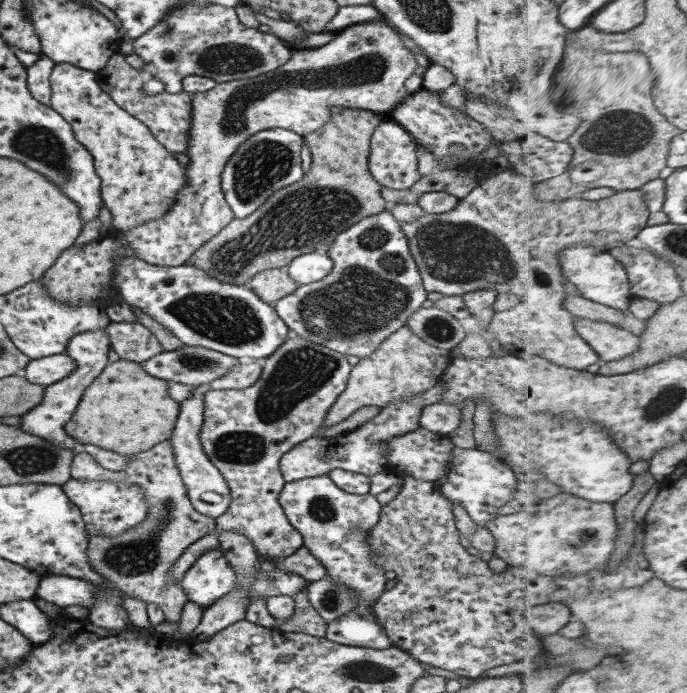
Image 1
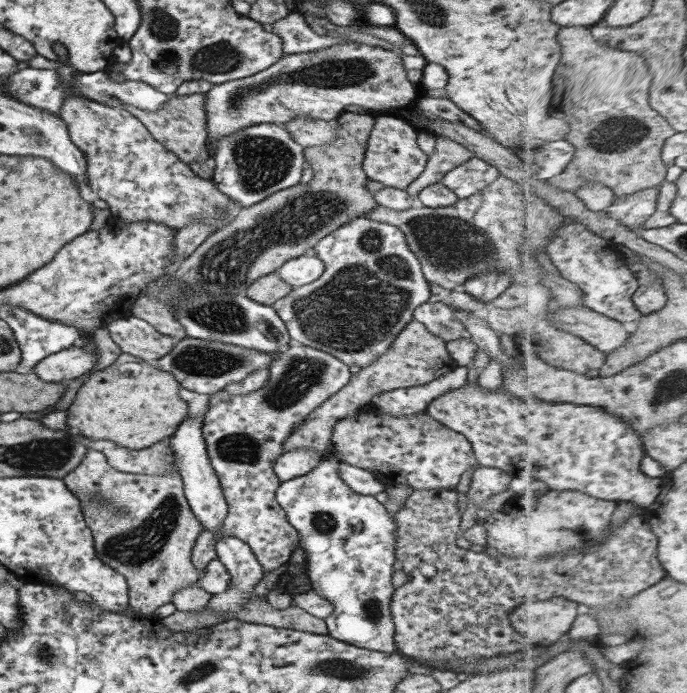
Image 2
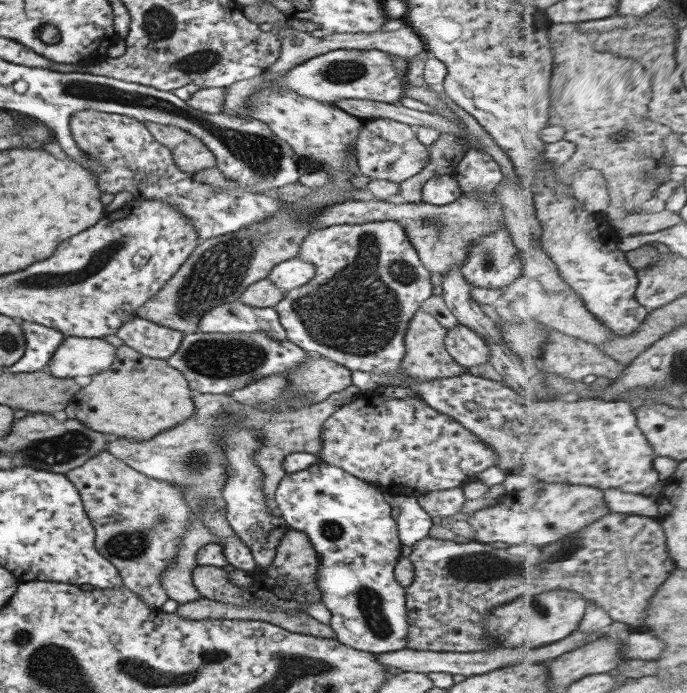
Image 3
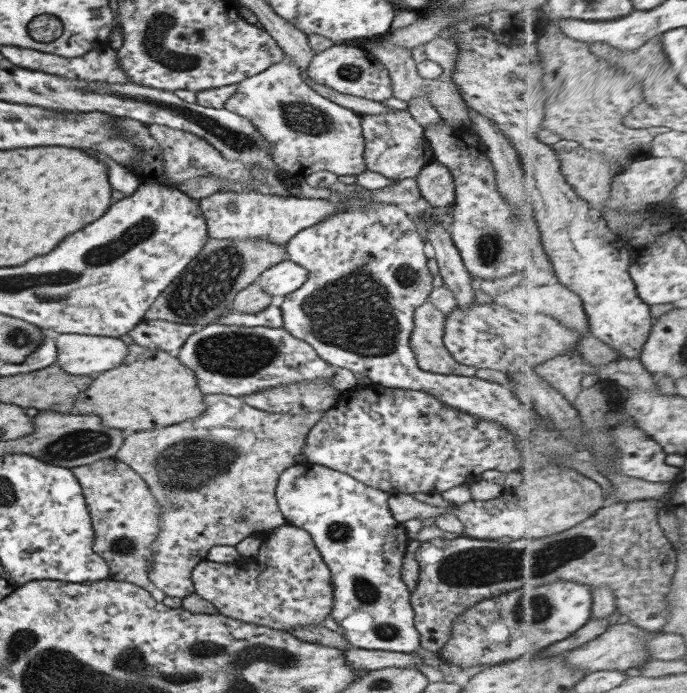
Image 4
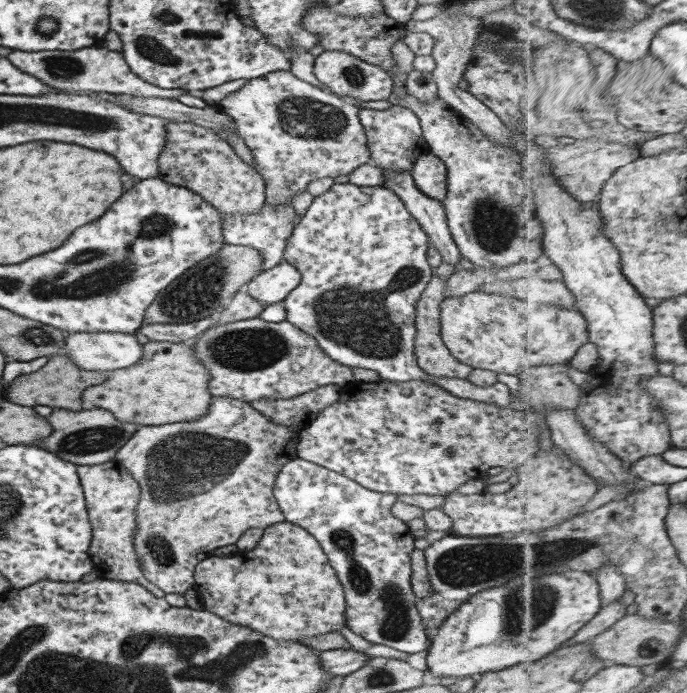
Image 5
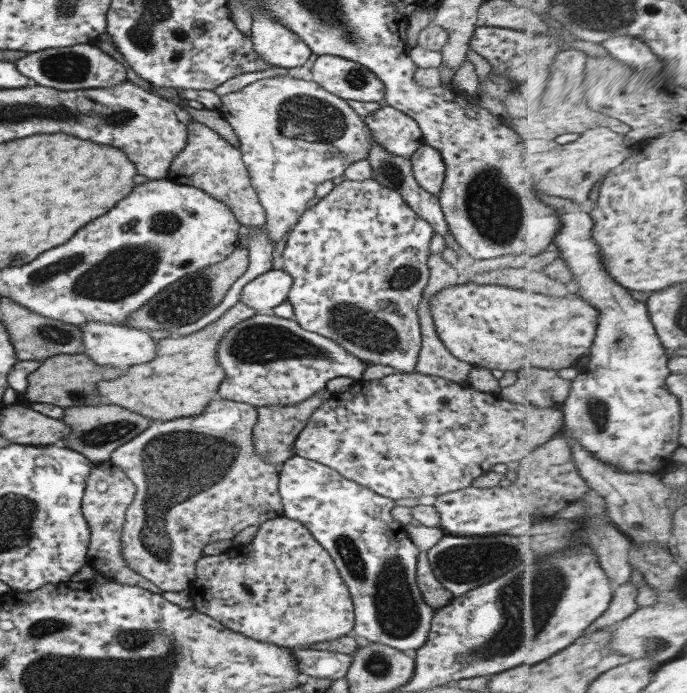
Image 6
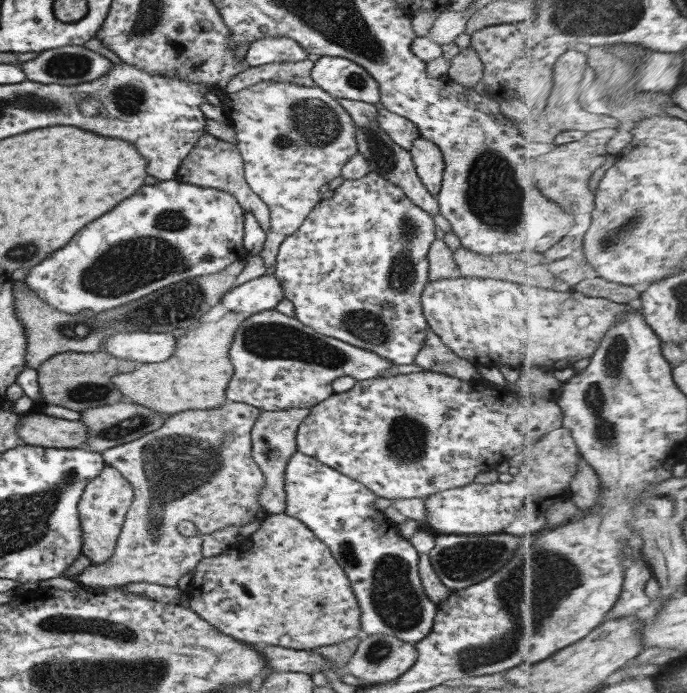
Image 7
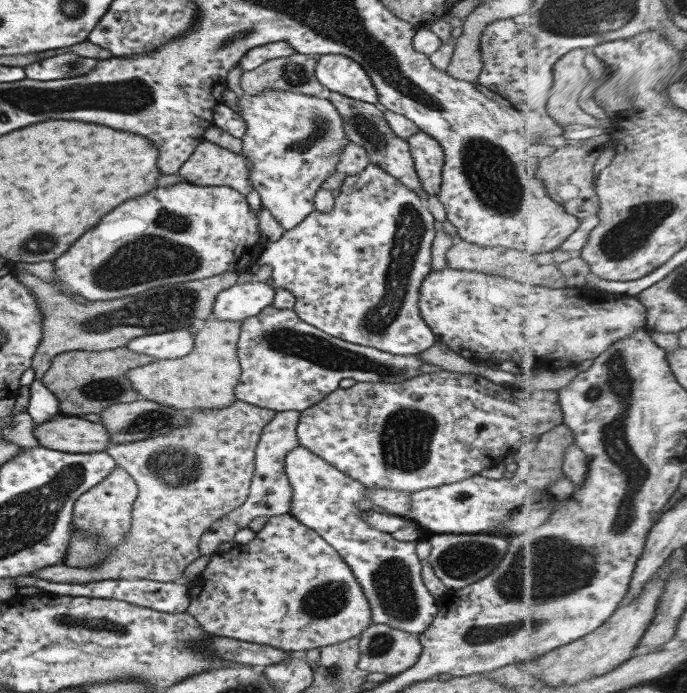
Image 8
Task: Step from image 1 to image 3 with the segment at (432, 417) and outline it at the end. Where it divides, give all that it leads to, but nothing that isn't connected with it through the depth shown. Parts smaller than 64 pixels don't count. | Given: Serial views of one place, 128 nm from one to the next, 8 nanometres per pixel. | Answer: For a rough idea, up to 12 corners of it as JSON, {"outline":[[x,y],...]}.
{"outline":[[392,220],[324,227],[286,338],[402,387],[507,475],[651,496],[630,401],[466,374],[410,382],[431,273]]}

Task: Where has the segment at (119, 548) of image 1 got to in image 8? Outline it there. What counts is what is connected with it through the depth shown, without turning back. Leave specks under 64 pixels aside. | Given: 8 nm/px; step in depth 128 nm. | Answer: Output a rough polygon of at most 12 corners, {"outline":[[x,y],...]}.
{"outline":[[116,467],[81,494],[76,530],[118,545],[132,522],[139,488]]}

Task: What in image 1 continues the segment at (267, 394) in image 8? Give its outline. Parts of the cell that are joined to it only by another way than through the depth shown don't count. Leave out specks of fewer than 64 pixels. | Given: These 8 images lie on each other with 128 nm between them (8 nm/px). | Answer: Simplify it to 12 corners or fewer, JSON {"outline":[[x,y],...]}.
{"outline":[[182,346],[142,363],[170,383],[208,386],[238,358]]}

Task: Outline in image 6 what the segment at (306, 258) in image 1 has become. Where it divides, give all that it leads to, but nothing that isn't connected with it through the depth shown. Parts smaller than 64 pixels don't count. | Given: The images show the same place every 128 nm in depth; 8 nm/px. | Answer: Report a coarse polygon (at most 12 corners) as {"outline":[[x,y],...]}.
{"outline":[[270,269],[245,284],[240,302],[259,311],[288,298],[292,276]]}

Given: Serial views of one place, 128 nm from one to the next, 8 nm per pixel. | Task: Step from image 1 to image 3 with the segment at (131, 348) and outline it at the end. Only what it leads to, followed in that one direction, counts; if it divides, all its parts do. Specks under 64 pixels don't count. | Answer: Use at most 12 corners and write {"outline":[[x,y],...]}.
{"outline":[[136,316],[116,336],[148,358],[167,359],[184,335]]}

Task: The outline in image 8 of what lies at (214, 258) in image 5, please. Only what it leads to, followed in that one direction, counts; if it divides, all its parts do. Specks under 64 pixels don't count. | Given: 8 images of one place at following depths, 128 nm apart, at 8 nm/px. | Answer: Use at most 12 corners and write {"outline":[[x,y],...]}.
{"outline":[[26,271],[44,338],[63,352],[112,350],[206,320],[240,271],[82,304]]}

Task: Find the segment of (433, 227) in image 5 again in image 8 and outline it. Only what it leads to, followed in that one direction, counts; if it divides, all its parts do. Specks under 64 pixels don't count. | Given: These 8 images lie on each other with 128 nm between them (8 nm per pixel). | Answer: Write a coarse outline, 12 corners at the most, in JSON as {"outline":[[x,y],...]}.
{"outline":[[325,95],[369,162],[427,199],[408,141],[374,104]]}

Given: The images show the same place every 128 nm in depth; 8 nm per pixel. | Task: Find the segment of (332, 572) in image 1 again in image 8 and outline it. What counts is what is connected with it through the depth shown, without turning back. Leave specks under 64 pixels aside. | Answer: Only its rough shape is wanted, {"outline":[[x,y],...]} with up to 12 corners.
{"outline":[[298,446],[289,513],[352,568],[371,622],[437,616],[417,541],[368,525],[365,486]]}

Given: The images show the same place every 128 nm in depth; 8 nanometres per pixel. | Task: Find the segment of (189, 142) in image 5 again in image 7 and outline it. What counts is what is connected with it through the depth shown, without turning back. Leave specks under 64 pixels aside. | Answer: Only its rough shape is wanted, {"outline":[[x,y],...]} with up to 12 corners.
{"outline":[[205,132],[176,180],[232,194],[266,233],[268,206],[248,187],[236,144]]}

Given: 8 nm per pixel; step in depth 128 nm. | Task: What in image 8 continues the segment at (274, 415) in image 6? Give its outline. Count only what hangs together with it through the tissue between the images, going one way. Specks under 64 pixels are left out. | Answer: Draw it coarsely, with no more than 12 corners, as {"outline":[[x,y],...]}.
{"outline":[[300,411],[276,412],[255,450],[249,495],[212,523],[201,555],[260,516],[288,514],[285,456],[299,446]]}

